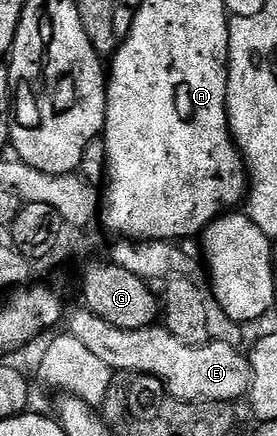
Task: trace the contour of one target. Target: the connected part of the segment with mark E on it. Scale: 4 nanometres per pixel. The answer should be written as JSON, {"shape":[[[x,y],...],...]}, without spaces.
{"shape":[[[79,309],[68,319],[67,334],[74,336],[99,360],[112,368],[113,372],[129,371],[130,373],[142,373],[153,375],[155,379],[161,379],[164,388],[175,399],[181,399],[187,403],[230,403],[235,404],[236,399],[243,400],[247,396],[249,387],[252,386],[252,365],[247,354],[243,350],[231,347],[225,343],[209,341],[207,343],[183,343],[174,333],[170,333],[163,325],[153,325],[146,329],[118,329],[110,325],[102,317],[87,309]]]}

